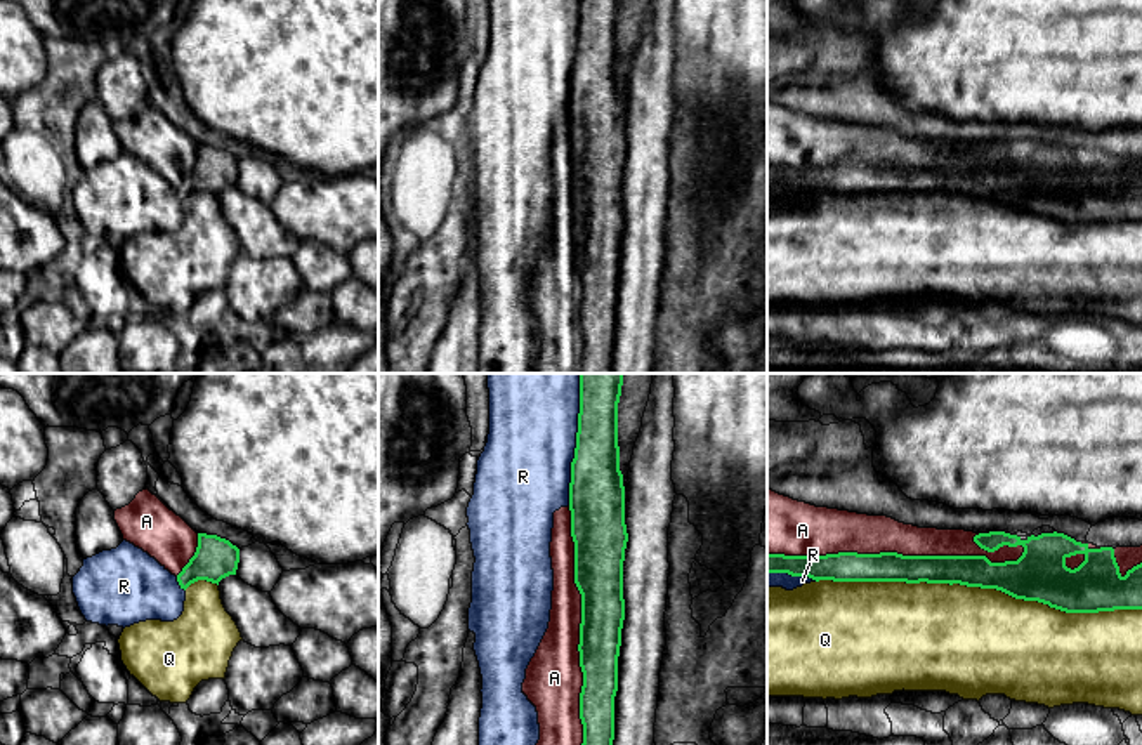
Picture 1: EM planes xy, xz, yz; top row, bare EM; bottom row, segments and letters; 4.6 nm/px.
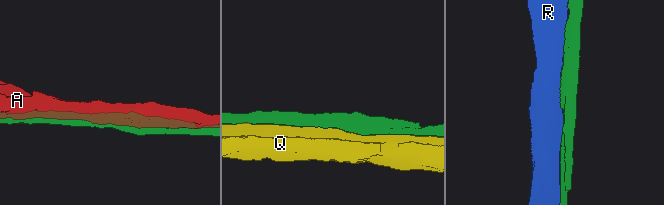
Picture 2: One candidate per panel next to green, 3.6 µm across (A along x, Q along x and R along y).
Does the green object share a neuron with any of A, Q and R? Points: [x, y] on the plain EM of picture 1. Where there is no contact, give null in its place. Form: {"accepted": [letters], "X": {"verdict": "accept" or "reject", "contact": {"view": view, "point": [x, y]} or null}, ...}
{"accepted": [], "A": {"verdict": "reject", "contact": {"view": "yz", "point": [898, 165]}}, "Q": {"verdict": "reject", "contact": {"view": "yz", "point": [979, 197]}}, "R": {"verdict": "reject", "contact": {"view": "xz", "point": [577, 58]}}}

